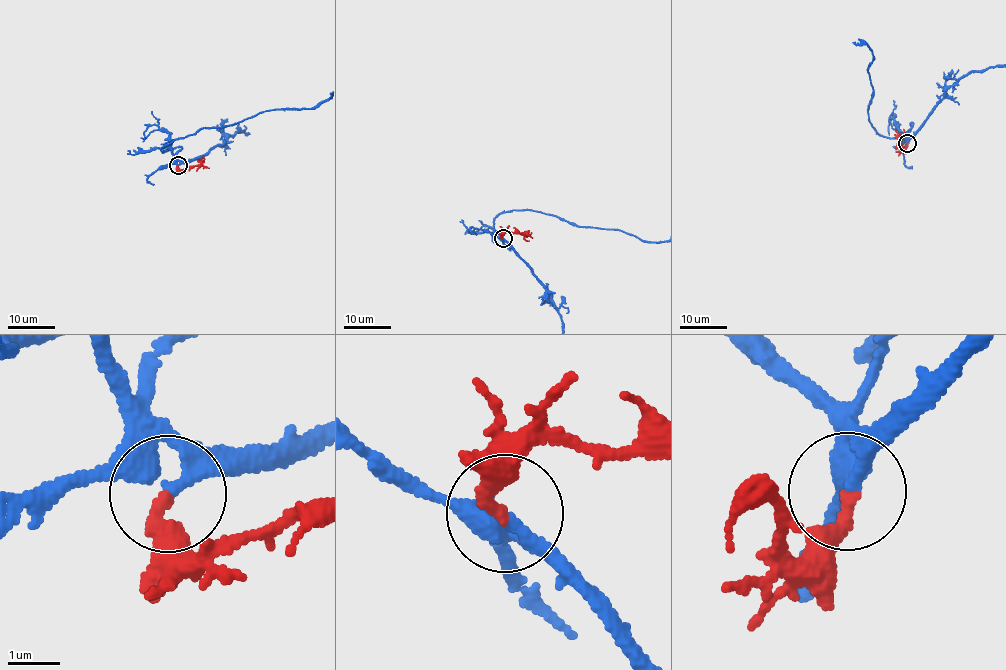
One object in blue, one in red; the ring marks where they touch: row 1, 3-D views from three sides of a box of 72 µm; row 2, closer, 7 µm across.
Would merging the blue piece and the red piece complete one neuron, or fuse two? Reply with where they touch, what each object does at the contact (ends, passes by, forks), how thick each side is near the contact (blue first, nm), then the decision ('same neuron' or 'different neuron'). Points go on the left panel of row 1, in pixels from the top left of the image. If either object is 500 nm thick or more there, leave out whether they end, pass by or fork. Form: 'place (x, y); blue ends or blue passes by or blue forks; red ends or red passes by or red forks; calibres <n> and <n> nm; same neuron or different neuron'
place (178, 165); blue ends; red ends; calibres 400 and 260 nm; same neuron

